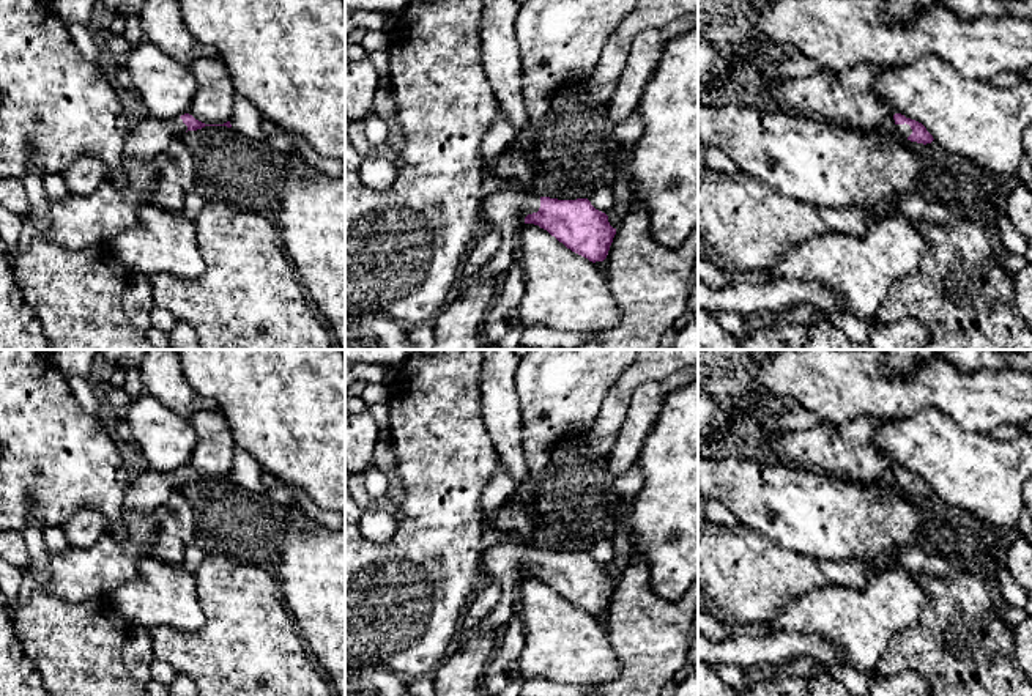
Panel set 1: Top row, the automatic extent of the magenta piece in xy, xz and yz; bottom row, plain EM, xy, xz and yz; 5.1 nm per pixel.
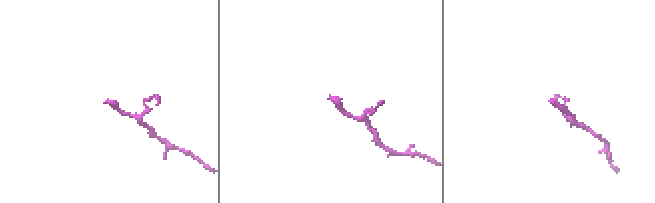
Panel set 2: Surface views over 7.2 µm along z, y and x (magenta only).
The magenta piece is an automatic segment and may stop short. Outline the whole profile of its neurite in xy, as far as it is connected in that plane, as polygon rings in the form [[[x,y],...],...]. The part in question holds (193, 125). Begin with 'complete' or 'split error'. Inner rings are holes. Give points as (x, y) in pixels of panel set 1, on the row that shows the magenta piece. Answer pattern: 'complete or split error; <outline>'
split error; [[[184,113],[172,121],[161,121],[148,115],[135,126],[134,131],[129,132],[126,156],[150,161],[162,153],[172,139],[183,137],[186,131],[197,131],[205,126],[232,128],[230,121],[224,124],[205,124],[189,113]]]

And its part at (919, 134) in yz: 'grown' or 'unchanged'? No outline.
grown

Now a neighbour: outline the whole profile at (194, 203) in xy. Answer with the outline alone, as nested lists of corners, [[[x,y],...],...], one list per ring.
[[[192,191],[192,192],[189,192],[189,194],[186,195],[181,213],[183,213],[189,220],[195,220],[205,205],[206,205],[206,200],[205,200],[202,195],[199,195],[197,192]]]

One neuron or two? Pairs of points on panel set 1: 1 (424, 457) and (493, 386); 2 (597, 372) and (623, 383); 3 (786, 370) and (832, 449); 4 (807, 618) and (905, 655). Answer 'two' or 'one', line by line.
1: two
2: two
3: two
4: two

